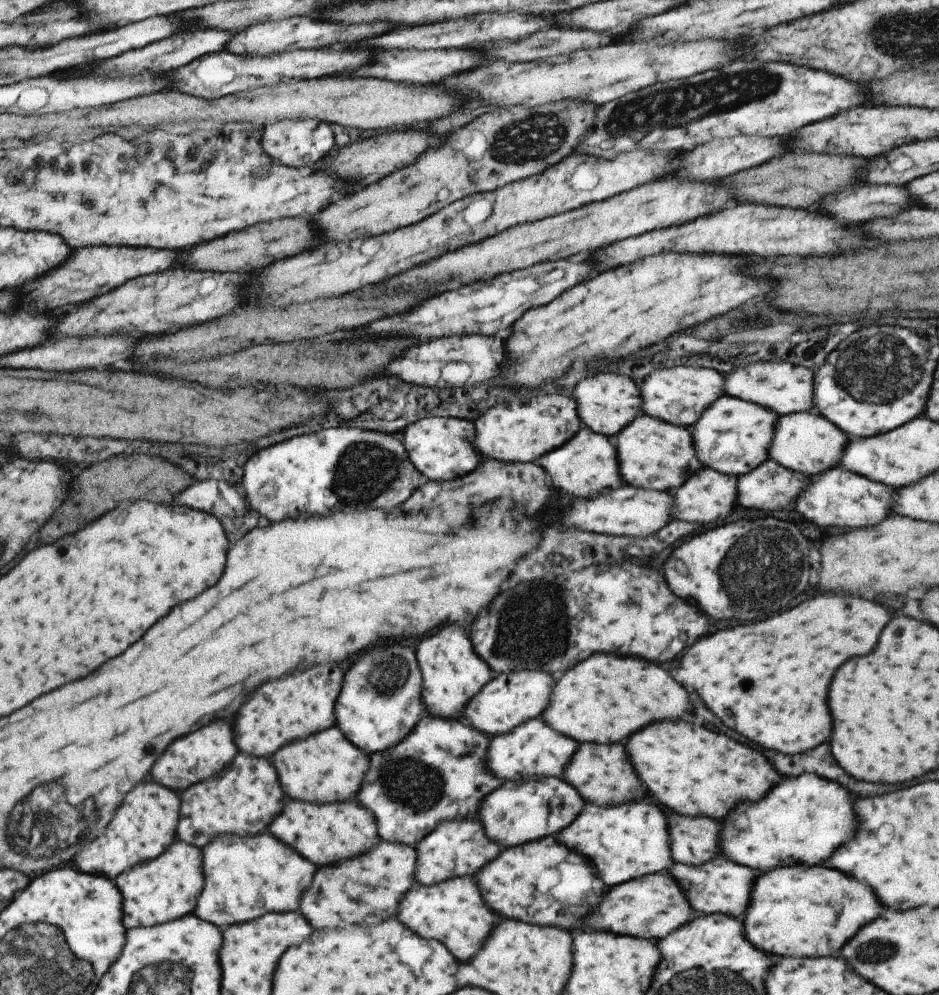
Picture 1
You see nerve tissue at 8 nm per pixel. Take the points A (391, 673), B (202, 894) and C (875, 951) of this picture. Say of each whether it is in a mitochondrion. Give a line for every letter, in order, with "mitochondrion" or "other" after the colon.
A: mitochondrion
B: other
C: mitochondrion

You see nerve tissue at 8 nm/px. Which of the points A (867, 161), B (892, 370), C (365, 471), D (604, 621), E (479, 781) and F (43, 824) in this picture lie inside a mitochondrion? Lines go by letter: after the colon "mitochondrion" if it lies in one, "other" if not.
A: other
B: mitochondrion
C: mitochondrion
D: other
E: other
F: mitochondrion

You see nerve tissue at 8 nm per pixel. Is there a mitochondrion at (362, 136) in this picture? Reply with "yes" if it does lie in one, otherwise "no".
no

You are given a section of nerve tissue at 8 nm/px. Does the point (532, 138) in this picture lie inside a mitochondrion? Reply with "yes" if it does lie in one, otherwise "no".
yes

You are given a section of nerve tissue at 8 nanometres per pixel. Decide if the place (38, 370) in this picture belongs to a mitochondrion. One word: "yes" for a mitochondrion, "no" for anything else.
no

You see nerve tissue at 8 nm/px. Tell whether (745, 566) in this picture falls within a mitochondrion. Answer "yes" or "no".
yes

